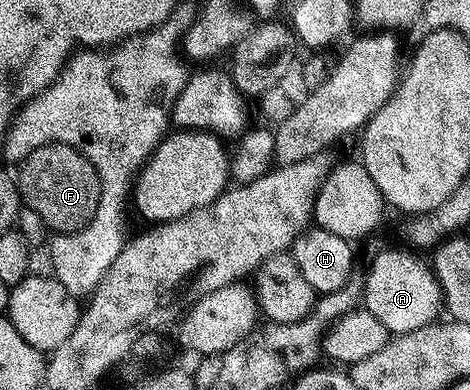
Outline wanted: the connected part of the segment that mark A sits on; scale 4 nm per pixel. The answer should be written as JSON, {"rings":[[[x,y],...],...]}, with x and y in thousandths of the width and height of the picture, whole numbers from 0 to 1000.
{"rings":[[[864,644],[813,649],[798,664],[779,721],[774,787],[840,862],[864,856],[934,815],[932,795],[938,800],[945,787],[940,733],[913,672],[896,674],[885,656]]]}

